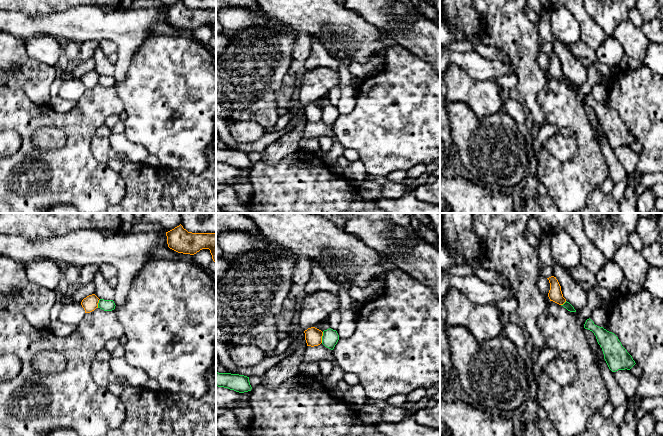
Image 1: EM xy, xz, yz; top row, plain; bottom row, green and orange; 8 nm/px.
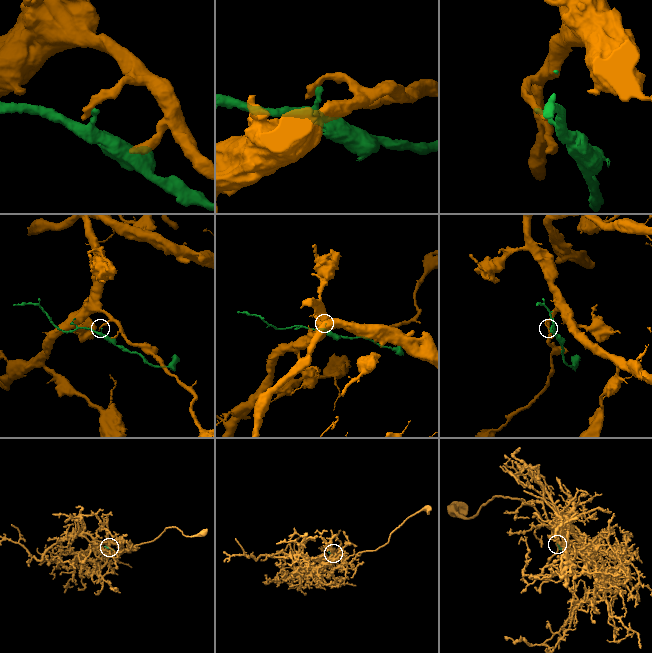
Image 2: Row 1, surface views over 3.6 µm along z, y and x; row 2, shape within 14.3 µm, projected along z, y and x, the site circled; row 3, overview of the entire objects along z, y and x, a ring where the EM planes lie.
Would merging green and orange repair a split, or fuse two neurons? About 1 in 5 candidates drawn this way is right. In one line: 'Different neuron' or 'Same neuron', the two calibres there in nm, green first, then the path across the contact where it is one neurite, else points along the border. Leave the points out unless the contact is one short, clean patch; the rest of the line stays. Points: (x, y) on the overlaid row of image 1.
Different neuron. Thickness 130 nm (green) against 140 nm. Boundary: xz (323, 332), (321, 342)

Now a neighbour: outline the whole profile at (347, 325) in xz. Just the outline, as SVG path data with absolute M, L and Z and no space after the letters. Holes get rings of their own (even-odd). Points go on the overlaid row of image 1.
M342 283L338 285L338 310L341 314L341 320L337 333L339 338L347 338L354 333L357 324L357 313L352 310L354 300L349 295L349 291L353 285L351 283Z

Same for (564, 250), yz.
M565 231L550 235L551 255L566 268L573 268L581 262L581 251L572 237Z

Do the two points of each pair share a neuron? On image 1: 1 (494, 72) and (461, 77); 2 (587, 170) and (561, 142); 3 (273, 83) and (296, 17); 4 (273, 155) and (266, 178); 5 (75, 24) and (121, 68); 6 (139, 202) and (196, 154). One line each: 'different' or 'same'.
1: different
2: different
3: different
4: different
5: same
6: different

